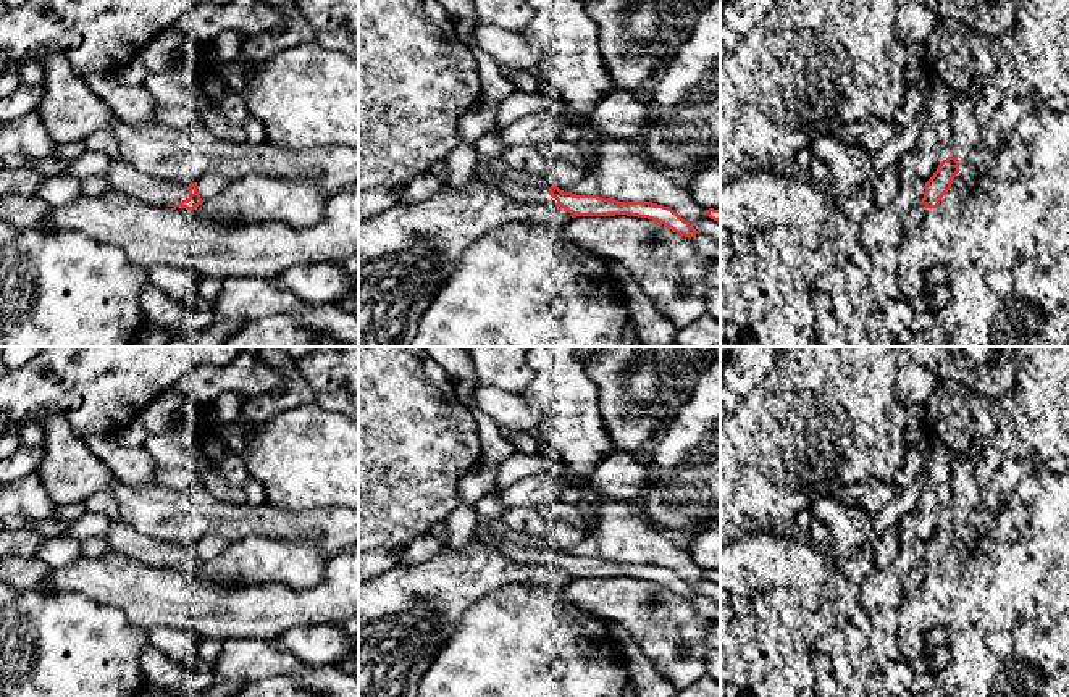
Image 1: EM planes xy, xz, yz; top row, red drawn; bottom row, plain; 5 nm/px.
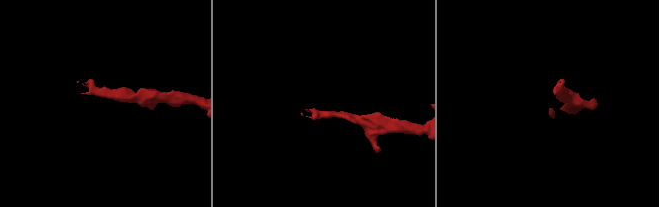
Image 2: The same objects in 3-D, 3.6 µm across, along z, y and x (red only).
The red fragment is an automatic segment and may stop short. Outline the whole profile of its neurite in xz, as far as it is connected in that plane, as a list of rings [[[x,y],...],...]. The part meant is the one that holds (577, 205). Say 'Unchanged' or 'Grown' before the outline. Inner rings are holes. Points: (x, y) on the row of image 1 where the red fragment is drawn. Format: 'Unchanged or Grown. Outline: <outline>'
Grown. Outline: [[[480,169],[476,174],[473,174],[472,179],[484,182],[504,192],[510,198],[523,203],[557,205],[567,210],[572,218],[627,215],[657,221],[672,229],[673,232],[690,239],[699,234],[677,211],[652,202],[625,203],[614,198],[602,198],[599,195],[576,195],[572,192],[564,192],[555,186],[551,187],[525,186],[520,182],[502,179],[499,176],[493,176],[484,169]]]

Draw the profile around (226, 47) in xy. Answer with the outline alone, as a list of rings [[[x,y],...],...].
[[[236,31],[221,32],[212,42],[212,52],[220,61],[231,61],[239,58],[244,34]]]

